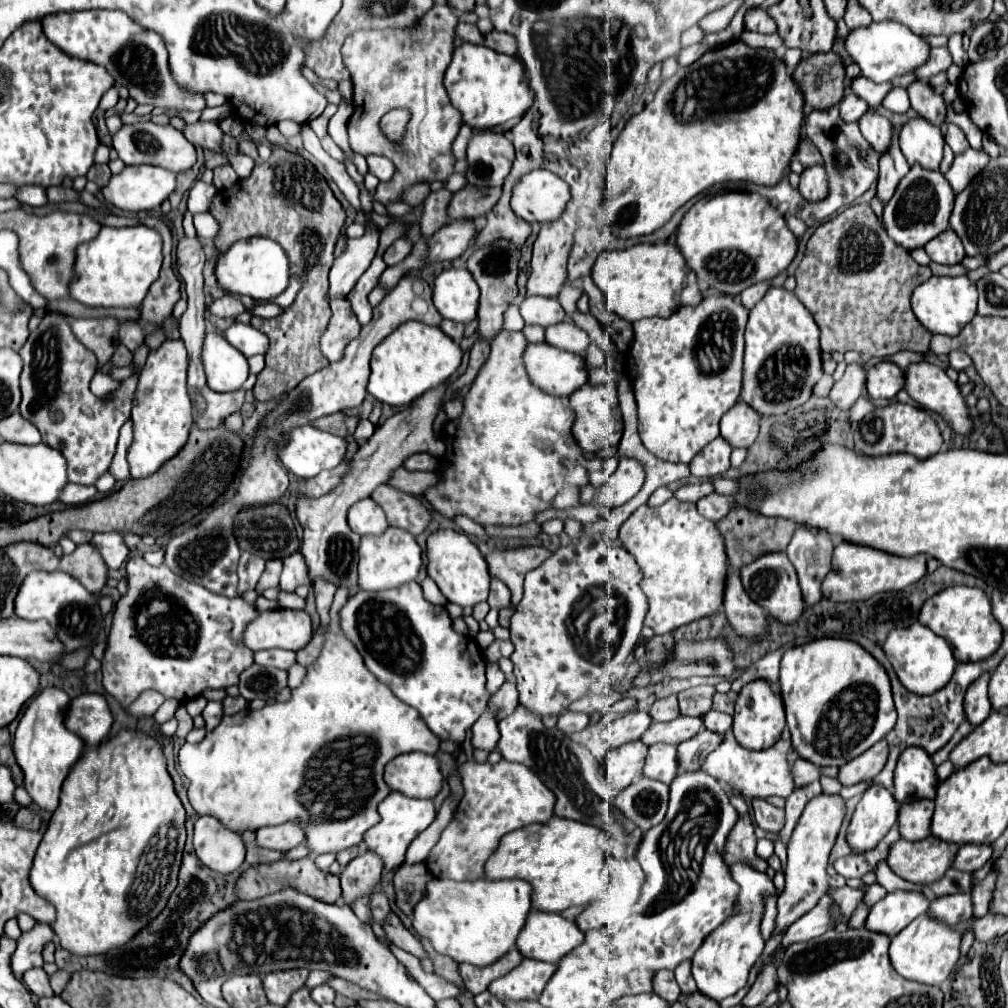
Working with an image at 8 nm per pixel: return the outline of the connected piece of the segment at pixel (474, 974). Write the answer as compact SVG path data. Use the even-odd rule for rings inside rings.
M512 948L506 956L502 956L502 960L498 960L490 966L484 966L484 968L478 968L478 966L472 966L472 964L460 964L460 976L462 976L468 992L476 996L476 994L484 992L490 986L492 980L506 976L520 962L522 962L522 958L520 958L518 948Z

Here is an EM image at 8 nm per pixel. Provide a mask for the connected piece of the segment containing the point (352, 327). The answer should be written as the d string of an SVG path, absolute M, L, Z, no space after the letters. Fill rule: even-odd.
M340 300L332 308L332 318L328 322L328 328L320 336L320 352L330 360L336 362L342 358L344 346L358 336L360 322L356 320L356 314L350 308L348 300Z

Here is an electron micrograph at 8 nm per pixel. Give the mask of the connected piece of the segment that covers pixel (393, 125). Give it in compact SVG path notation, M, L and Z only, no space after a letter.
M394 109L388 112L380 121L380 127L390 140L398 142L404 136L406 124L410 119L410 113L406 109Z

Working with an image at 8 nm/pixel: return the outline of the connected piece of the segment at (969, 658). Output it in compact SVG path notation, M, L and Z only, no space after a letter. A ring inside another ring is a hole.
M950 586L928 598L920 610L918 620L938 636L946 638L958 662L978 662L990 658L1002 644L1004 636L1002 626L992 616L990 598L984 594L984 590L970 586Z

